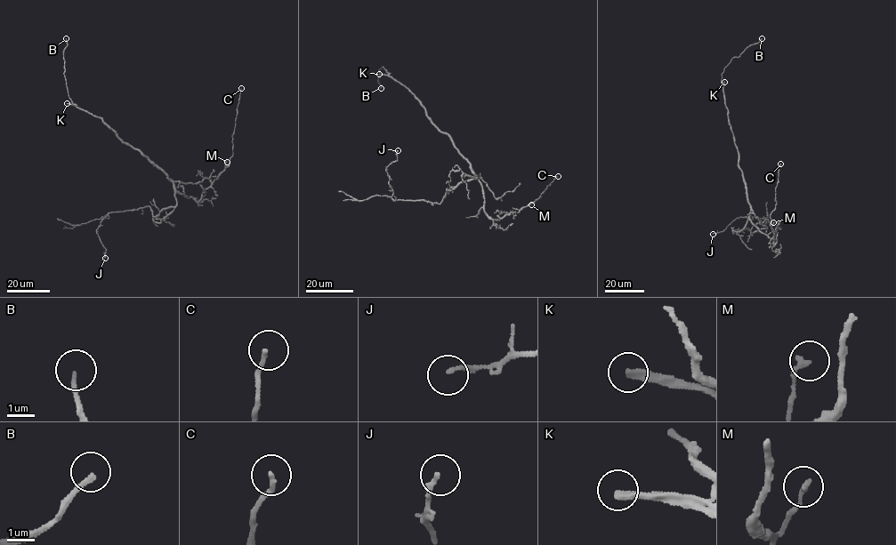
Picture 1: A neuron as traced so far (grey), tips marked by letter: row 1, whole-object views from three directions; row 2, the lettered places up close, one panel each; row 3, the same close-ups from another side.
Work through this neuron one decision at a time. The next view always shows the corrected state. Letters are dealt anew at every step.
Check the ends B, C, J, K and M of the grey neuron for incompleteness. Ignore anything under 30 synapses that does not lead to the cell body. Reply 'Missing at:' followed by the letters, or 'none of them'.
Missing at: B, K

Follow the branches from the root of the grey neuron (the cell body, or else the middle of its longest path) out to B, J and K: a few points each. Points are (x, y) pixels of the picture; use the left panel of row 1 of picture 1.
B: (165, 172), (147, 156), (125, 142), (101, 118), (72, 102), (64, 74), (66, 38)
J: (165, 172), (173, 184), (176, 205), (155, 216), (149, 206), (110, 212), (96, 230), (106, 249), (105, 258)
K: (165, 172), (147, 156), (125, 142), (101, 118), (67, 103)

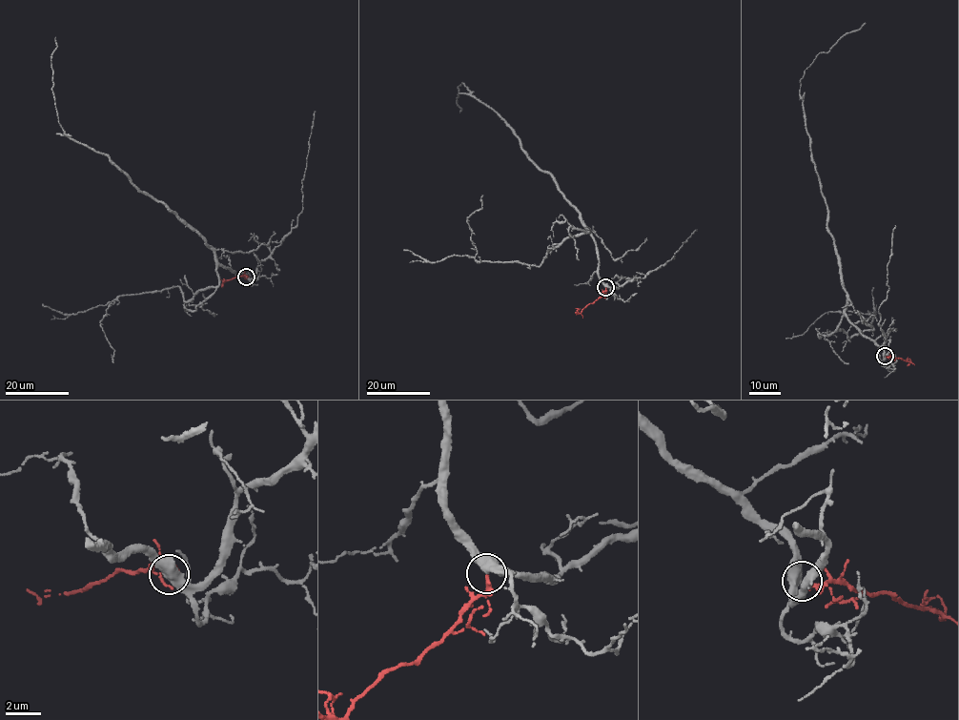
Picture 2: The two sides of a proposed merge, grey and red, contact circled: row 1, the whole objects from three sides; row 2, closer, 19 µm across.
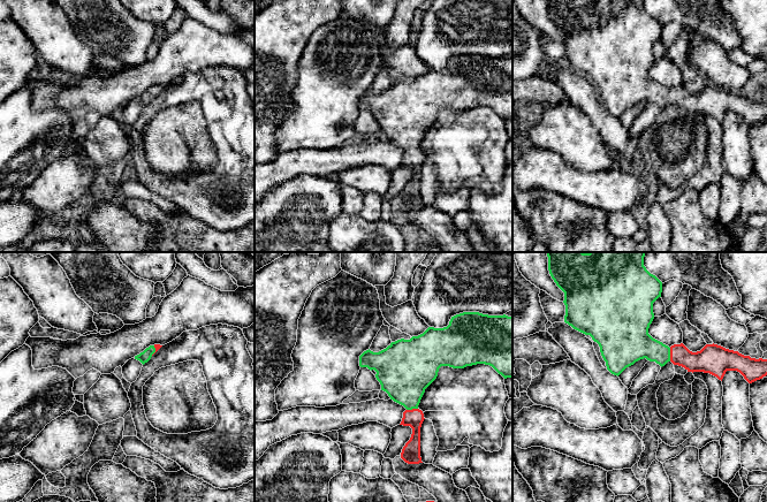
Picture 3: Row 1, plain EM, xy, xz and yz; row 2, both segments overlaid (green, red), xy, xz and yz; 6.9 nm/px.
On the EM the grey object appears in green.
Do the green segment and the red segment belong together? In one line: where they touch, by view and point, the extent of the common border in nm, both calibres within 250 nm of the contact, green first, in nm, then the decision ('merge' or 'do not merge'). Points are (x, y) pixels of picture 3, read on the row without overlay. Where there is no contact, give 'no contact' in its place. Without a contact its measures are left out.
meets green in yz at (669, 97); contact 100 nm long; 220 nm thick on the green side, 160 nm on the other; merge

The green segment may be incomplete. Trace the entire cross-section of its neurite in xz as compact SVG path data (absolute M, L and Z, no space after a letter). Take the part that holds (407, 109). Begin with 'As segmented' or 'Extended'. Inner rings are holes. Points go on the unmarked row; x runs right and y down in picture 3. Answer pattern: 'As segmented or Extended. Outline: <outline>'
Extended. Outline: M463 54L451 59L447 69L428 69L423 76L410 82L401 81L379 94L369 91L359 98L359 108L374 112L381 132L407 151L400 166L412 170L411 180L401 195L401 200L405 205L423 205L420 169L425 160L418 147L425 131L436 121L439 111L441 108L464 111L477 106L492 108L504 121L512 120L512 59Z

